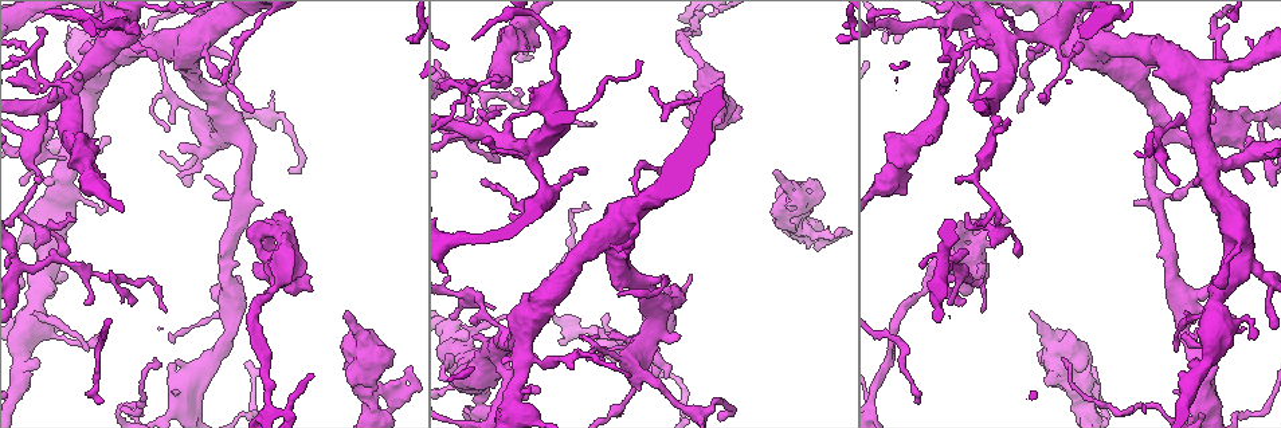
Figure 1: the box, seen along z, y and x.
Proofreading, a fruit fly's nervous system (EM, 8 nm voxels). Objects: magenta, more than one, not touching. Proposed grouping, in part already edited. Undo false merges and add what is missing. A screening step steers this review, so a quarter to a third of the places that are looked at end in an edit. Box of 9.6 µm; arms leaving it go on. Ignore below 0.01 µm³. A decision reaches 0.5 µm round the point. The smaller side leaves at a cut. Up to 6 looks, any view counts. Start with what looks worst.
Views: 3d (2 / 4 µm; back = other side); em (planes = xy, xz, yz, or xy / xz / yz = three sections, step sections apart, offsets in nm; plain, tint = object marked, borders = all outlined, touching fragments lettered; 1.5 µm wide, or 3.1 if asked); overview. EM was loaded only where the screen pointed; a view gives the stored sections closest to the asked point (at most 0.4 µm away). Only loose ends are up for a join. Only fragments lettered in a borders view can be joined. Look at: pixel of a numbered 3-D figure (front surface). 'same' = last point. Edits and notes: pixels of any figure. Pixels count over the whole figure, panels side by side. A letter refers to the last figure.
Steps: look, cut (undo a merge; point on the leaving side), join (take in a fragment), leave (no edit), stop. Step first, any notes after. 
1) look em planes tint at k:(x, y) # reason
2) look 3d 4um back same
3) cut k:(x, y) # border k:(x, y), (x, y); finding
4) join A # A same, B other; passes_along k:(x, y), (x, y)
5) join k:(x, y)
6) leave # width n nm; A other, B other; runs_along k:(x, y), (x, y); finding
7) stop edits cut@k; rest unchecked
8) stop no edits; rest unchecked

look em xz step 8 borders at 1:(450, 386)

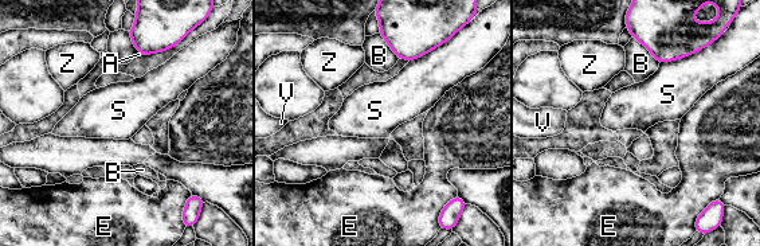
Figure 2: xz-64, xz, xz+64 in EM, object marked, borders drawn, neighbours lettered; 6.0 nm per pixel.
leave # A other, B other, E other, S other, V other, Z other; border 2:(631, 36), (659, 62); continuous, no second neuron

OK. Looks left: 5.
look em xz step 8 borders at 1:(1178, 351) # thin end

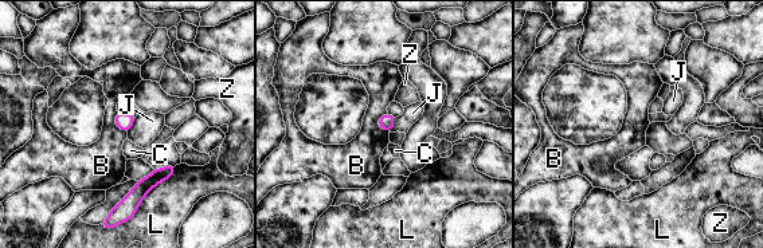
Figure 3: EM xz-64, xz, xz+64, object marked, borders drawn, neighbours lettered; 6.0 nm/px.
look em planes borders same # another direction

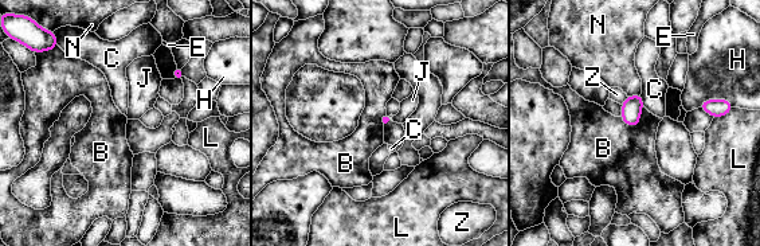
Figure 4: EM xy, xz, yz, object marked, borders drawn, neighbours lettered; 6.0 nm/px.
leave # B other, C other, E other, H other, J other, L other, N other, Z other; border 4:(643, 106), (635, 125), (621, 118); none of them fits

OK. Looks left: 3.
look em yz step 8 tint at 1:(50, 85) # arms part here

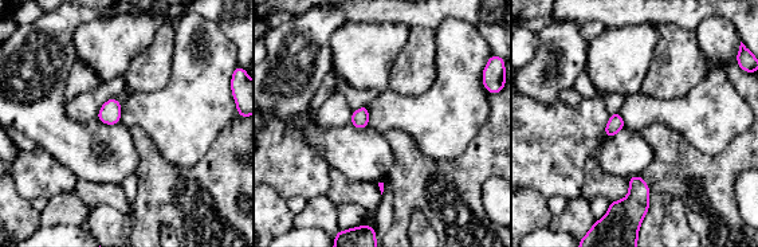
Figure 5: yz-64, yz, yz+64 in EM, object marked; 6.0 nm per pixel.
look em xz step 4 borders same

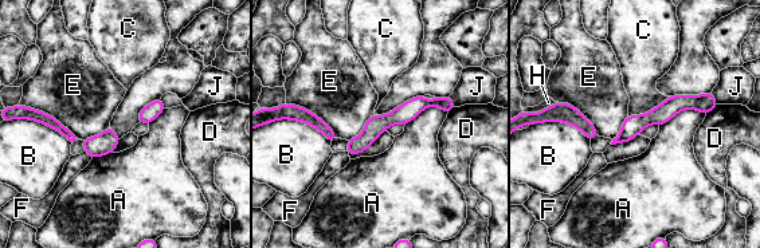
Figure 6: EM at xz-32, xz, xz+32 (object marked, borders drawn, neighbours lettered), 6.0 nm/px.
leave # width 120 nm; A other, B other, C other, D other, E other, F other, H other, J other; border 6:(669, 97), (642, 114), (629, 115); one neuron here

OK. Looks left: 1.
stop no edits; rest unchecked

